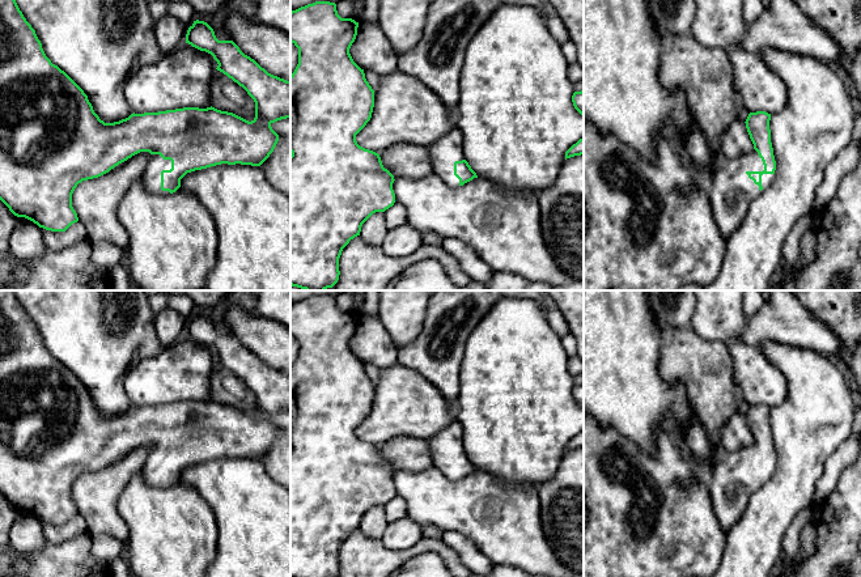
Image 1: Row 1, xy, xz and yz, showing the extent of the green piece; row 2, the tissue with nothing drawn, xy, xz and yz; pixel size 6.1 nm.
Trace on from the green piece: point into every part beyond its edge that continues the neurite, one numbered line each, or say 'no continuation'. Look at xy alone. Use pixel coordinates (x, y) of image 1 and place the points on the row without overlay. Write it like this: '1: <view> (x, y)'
1: xy (151, 470)

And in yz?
1: yz (730, 483)

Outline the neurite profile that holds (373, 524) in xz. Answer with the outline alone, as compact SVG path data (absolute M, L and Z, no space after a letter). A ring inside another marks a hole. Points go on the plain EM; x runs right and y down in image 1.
M376 505L362 517L360 530L368 538L381 539L387 525L385 505Z

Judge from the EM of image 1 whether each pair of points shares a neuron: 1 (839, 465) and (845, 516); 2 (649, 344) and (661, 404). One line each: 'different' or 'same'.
1: different
2: same

